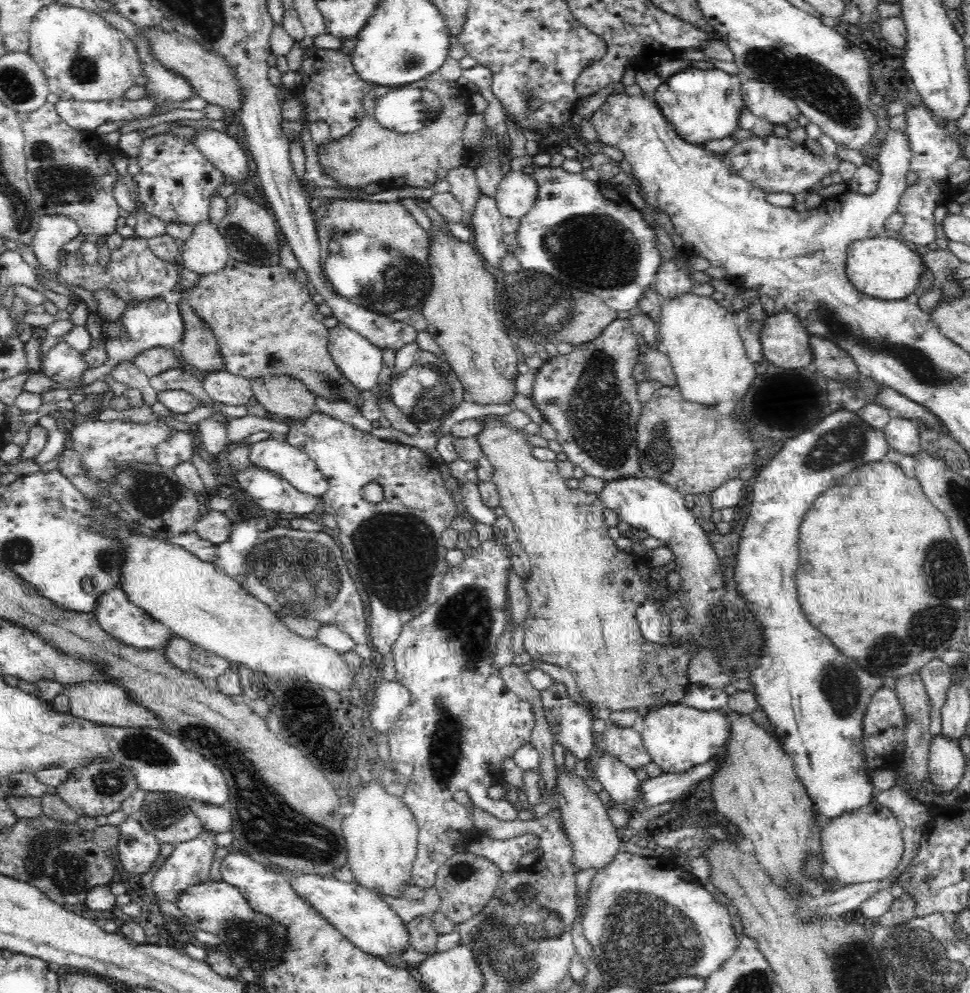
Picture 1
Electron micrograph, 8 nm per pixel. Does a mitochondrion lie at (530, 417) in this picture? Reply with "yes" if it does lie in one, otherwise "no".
no

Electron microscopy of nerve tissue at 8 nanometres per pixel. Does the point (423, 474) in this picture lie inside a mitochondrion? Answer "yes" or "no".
no

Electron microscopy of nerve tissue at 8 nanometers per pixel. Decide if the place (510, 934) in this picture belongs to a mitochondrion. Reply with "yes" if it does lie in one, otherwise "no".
yes

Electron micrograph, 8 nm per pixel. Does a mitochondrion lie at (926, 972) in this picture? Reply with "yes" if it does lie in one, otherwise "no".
yes

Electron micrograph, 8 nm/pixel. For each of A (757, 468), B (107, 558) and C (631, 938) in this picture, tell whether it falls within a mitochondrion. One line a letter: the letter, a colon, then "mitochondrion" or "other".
A: other
B: mitochondrion
C: mitochondrion

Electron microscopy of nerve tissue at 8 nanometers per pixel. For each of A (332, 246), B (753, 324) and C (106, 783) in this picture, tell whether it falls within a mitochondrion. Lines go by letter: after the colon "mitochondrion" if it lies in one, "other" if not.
A: mitochondrion
B: mitochondrion
C: mitochondrion

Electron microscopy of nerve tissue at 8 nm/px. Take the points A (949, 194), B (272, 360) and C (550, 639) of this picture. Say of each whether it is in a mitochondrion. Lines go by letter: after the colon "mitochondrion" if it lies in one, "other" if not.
A: other
B: mitochondrion
C: other

